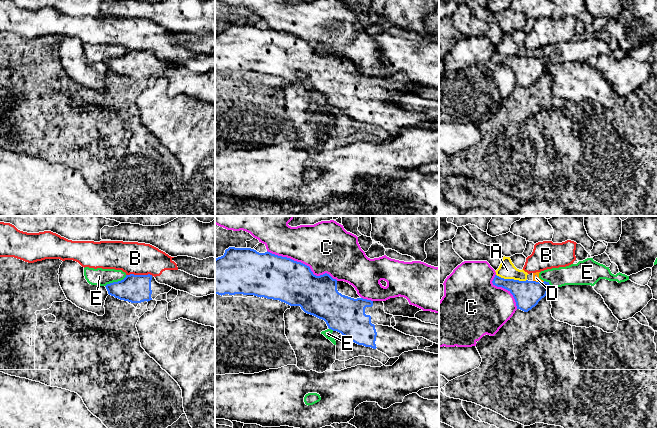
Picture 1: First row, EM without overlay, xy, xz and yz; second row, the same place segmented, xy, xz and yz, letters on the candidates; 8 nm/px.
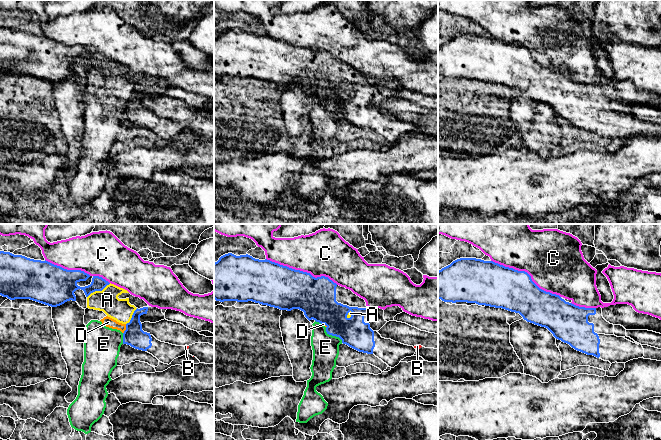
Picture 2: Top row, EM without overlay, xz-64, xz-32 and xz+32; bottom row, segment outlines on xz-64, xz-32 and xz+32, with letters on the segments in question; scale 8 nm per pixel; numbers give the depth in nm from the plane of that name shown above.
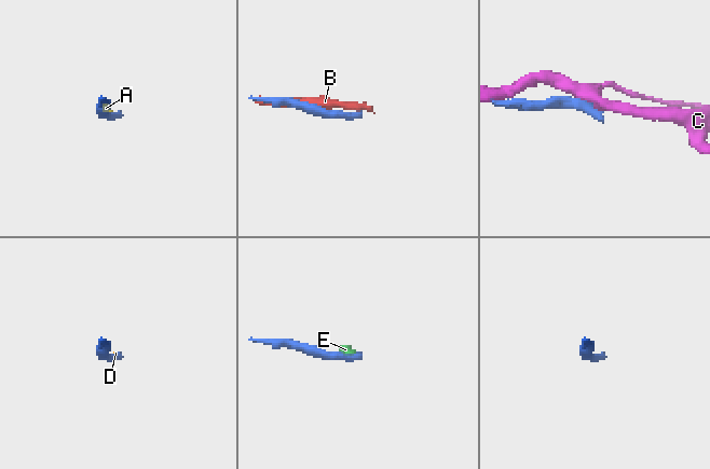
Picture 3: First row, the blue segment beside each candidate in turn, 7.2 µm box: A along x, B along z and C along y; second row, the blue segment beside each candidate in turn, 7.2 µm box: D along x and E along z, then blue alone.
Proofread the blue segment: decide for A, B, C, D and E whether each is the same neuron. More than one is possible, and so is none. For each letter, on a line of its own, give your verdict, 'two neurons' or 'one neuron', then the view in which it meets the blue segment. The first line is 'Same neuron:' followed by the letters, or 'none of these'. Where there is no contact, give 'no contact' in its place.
Same neuron: none of these
A: two neurons | yz
B: two neurons | xy
C: two neurons | xz
D: two neurons | yz
E: two neurons | xy

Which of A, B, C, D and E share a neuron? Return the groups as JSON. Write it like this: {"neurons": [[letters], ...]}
{"neurons": [["A", "D", "E"], ["B"], ["C"]]}

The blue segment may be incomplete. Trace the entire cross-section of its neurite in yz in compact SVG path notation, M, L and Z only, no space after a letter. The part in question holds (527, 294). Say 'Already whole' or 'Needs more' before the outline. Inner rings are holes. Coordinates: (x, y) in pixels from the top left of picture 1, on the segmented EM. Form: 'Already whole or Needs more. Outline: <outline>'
Already whole. Outline: M495 275L493 285L508 290L514 297L517 309L528 312L535 307L538 302L547 296L551 287L549 282L519 281L514 279L504 279Z

